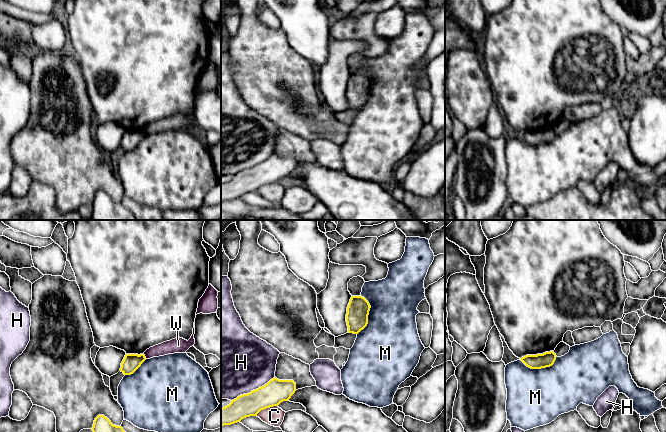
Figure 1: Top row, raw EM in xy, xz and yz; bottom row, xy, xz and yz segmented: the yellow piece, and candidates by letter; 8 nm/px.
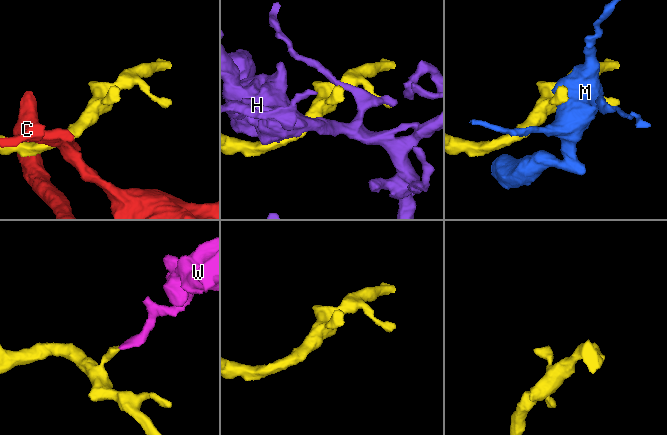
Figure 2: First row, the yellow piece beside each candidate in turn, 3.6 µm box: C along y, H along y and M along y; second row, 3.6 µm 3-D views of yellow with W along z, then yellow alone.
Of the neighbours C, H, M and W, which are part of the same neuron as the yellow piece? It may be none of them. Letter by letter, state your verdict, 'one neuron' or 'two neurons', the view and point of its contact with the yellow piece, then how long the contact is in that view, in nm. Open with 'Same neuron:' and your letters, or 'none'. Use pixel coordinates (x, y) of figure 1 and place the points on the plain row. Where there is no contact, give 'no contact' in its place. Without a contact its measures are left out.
Same neuron: none
C: two neurons | xz (266, 183) | 190 nm
H: two neurons | xz (253, 166) | 400 nm
M: two neurons | xz (368, 90) | 320 nm
W: two neurons | xy (144, 132) | 50 nm

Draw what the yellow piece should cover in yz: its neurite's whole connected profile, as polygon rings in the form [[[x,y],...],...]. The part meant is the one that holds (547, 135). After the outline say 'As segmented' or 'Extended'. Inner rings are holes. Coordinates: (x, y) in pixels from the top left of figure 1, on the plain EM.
[[[550,127],[543,130],[526,131],[520,136],[531,145],[541,145],[552,142],[556,136],[556,130]]]. As segmented

